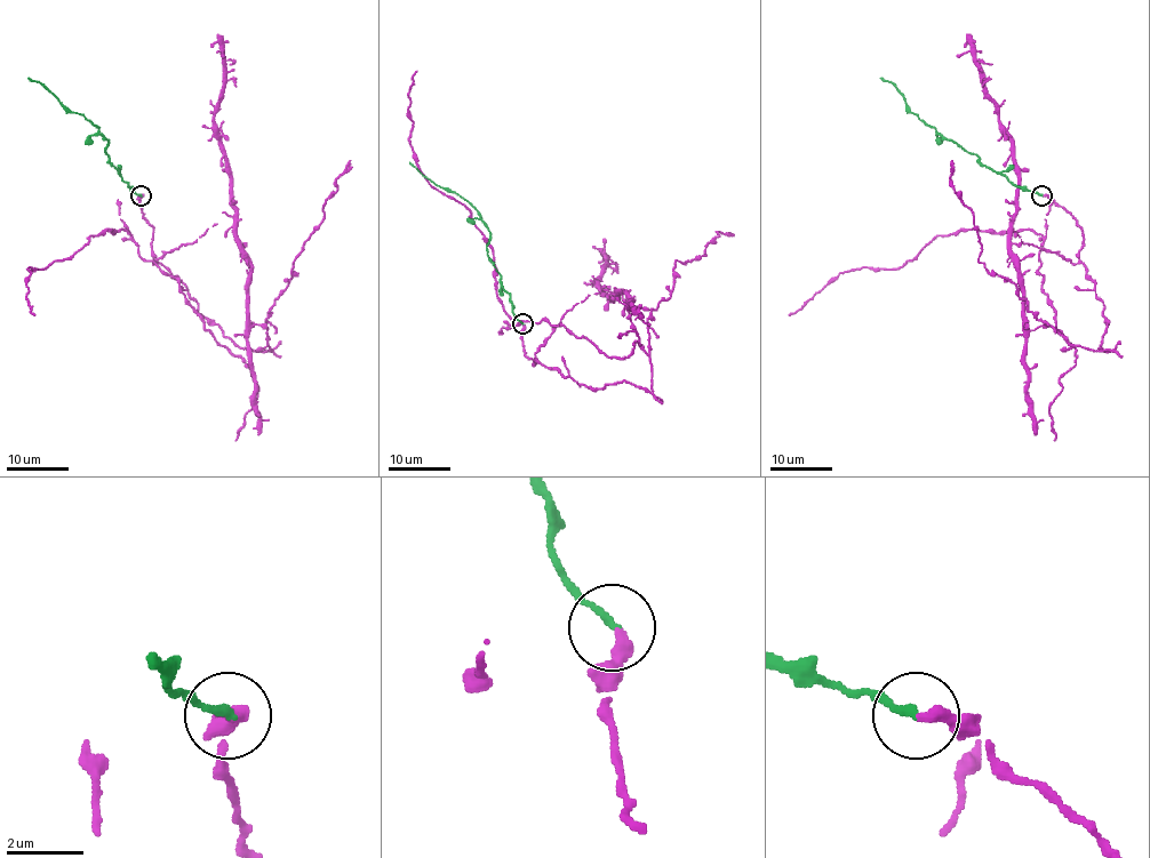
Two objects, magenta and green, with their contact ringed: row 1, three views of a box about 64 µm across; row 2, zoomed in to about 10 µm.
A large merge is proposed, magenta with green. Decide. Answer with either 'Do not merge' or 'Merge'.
Merge

